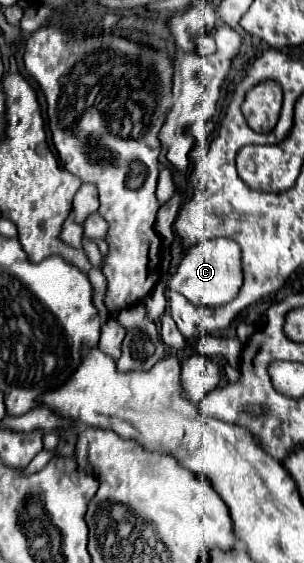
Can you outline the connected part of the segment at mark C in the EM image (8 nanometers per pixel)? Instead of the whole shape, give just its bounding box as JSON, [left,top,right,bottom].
[164,239,242,303]

